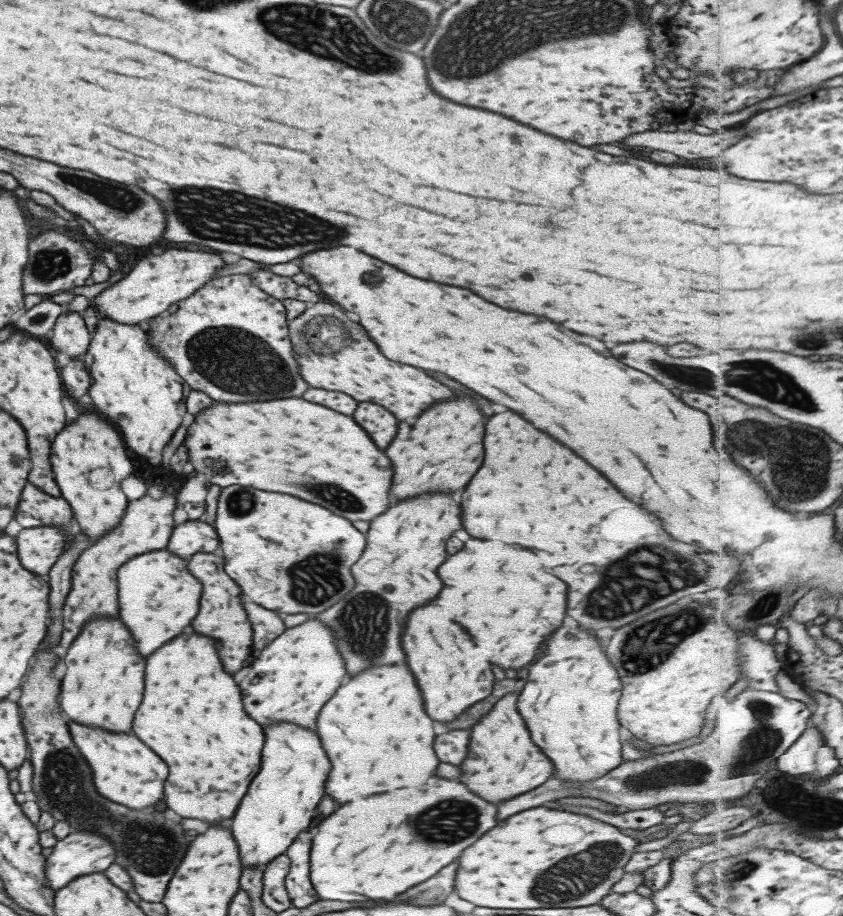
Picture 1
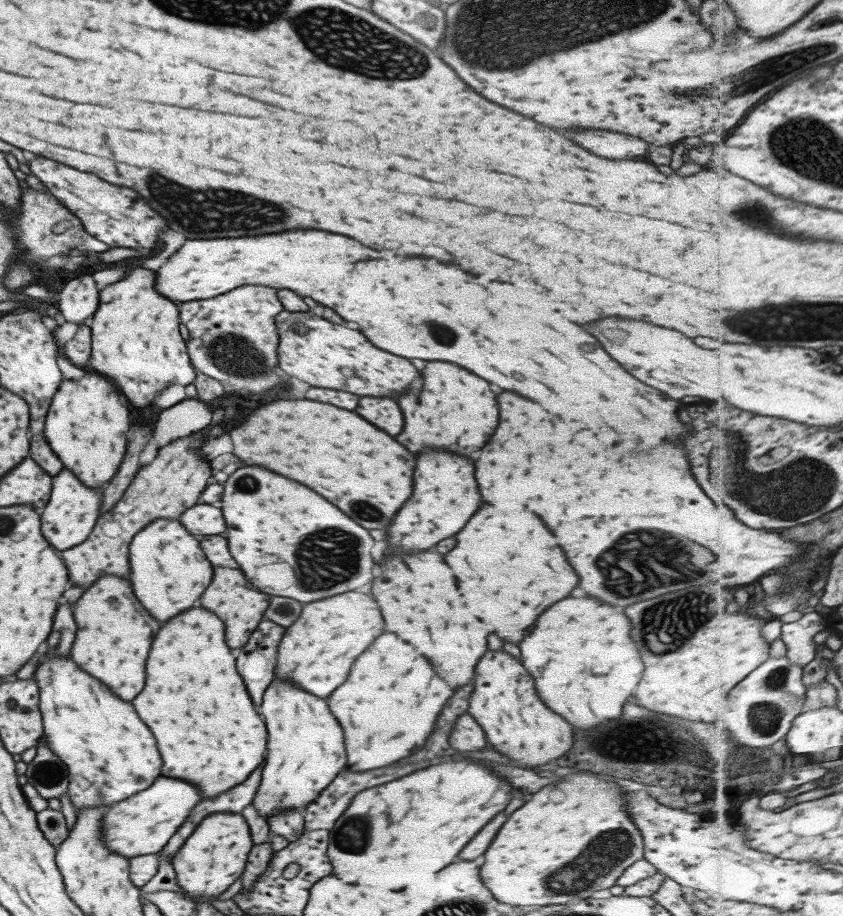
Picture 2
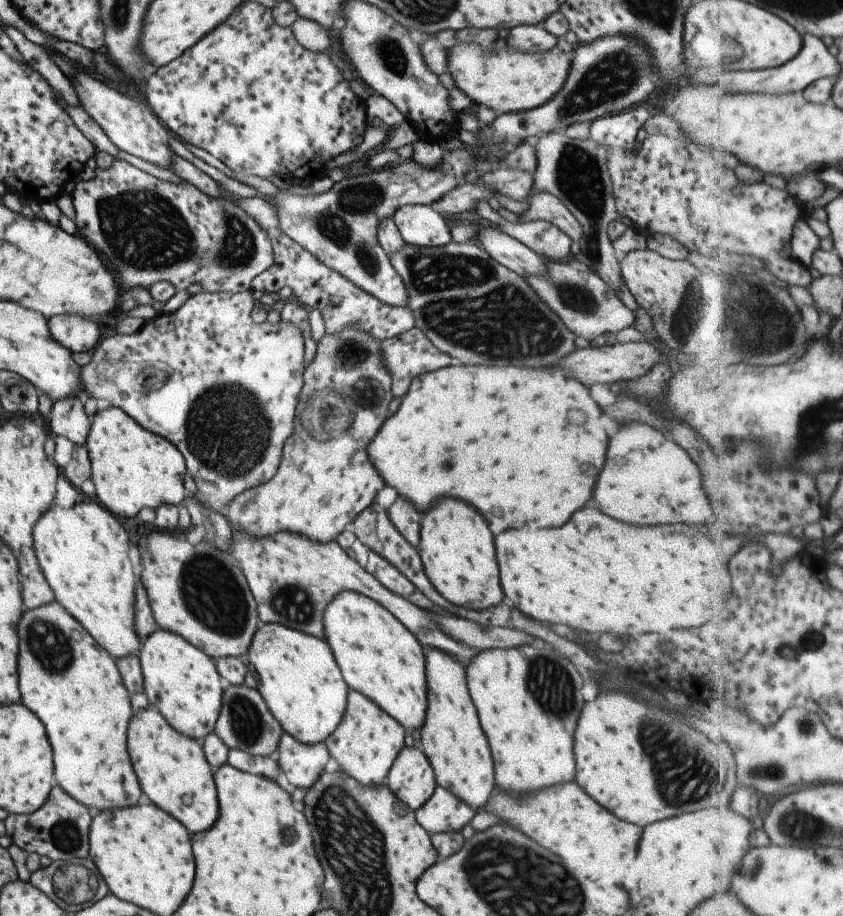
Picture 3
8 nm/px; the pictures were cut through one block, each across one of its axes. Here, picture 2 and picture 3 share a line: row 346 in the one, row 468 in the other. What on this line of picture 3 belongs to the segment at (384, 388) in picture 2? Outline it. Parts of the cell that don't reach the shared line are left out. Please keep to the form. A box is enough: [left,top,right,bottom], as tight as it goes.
[228,323,391,543]

